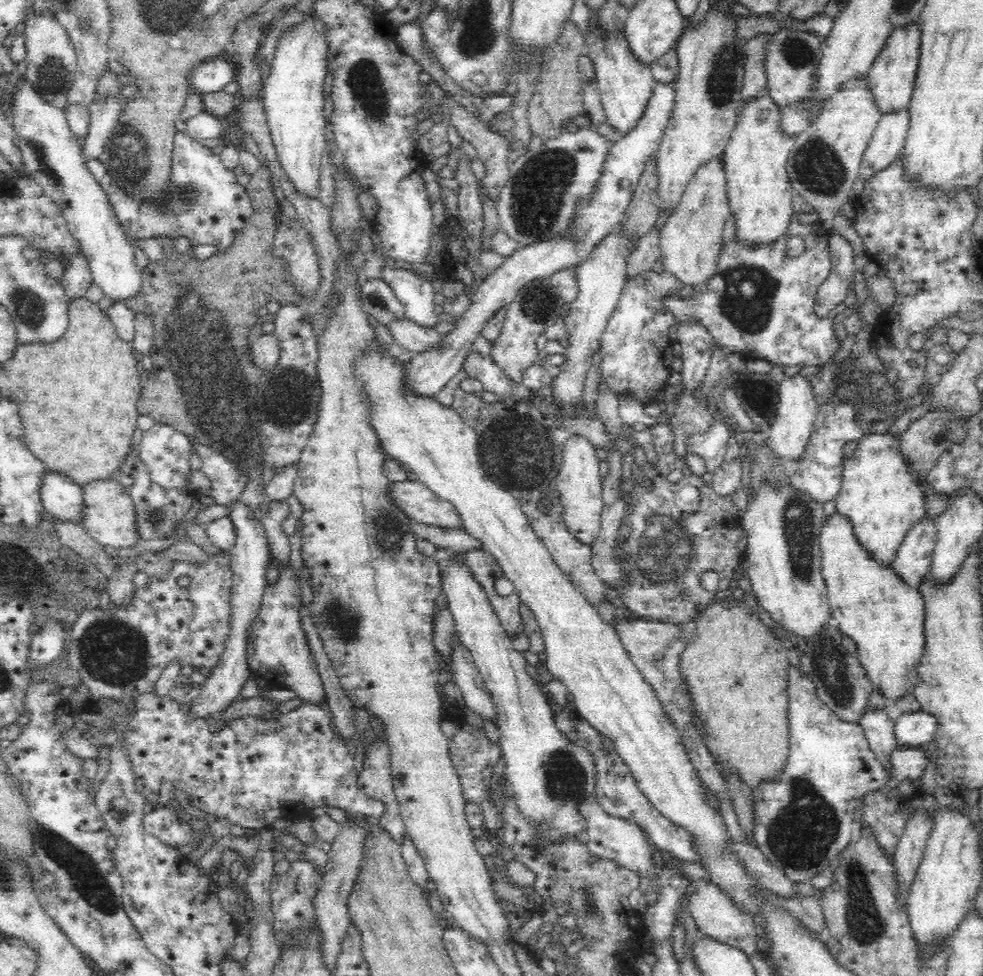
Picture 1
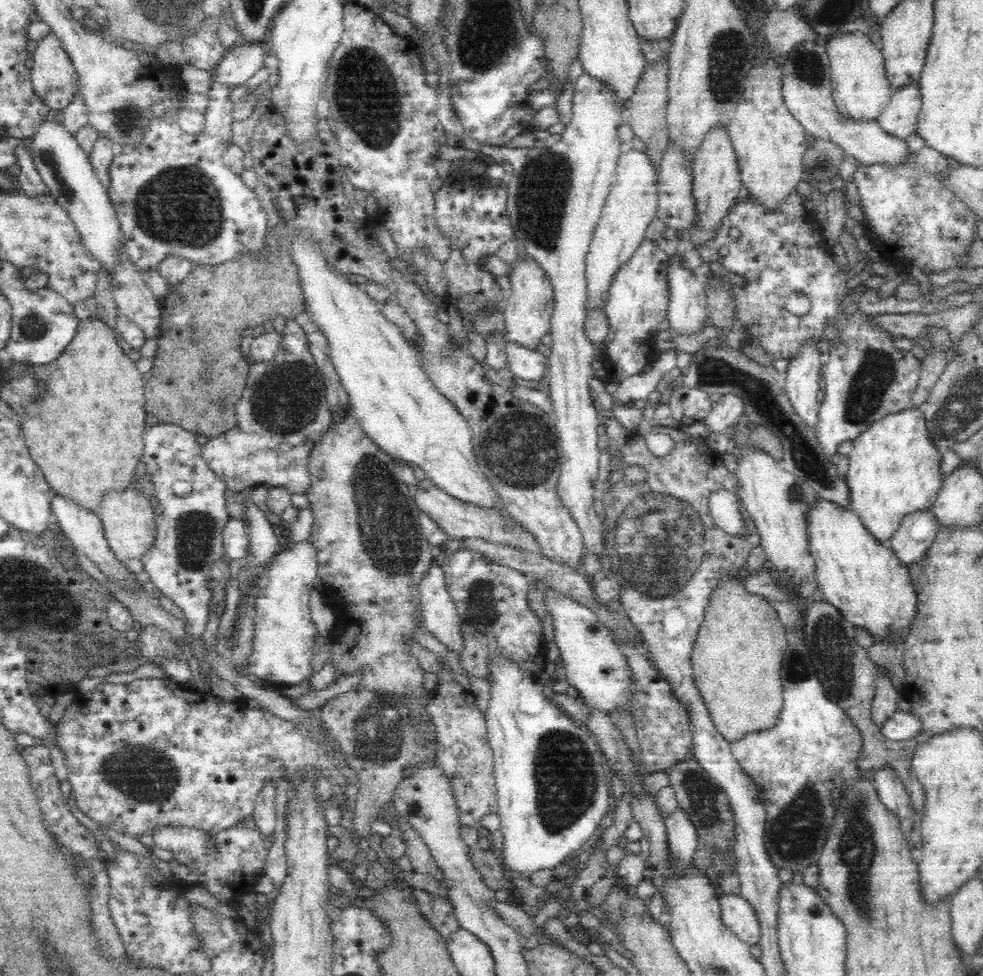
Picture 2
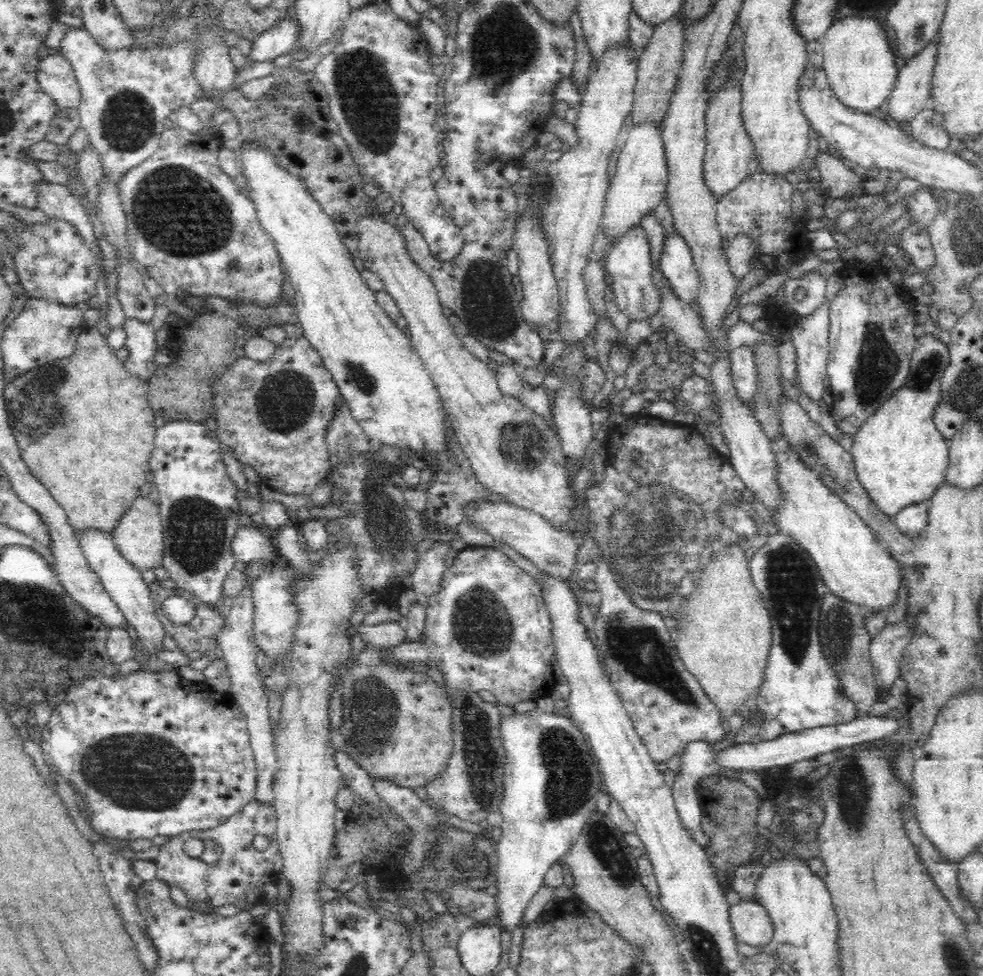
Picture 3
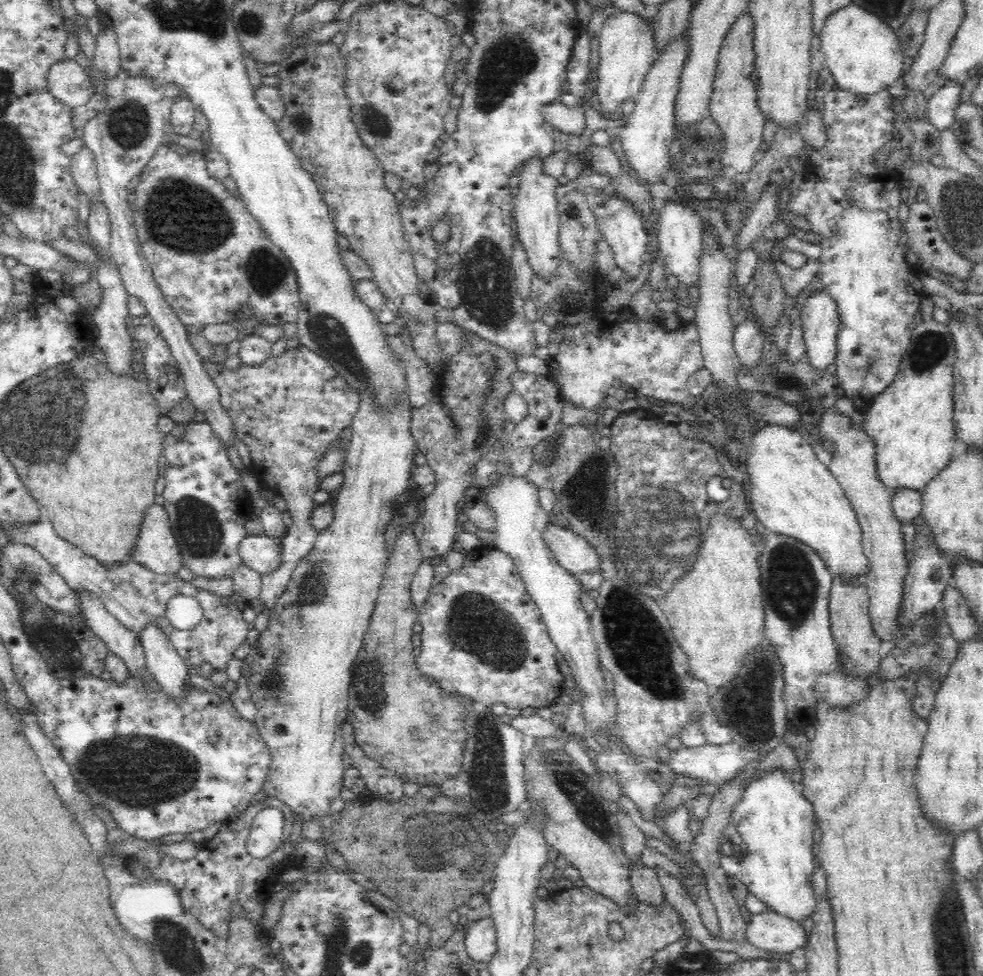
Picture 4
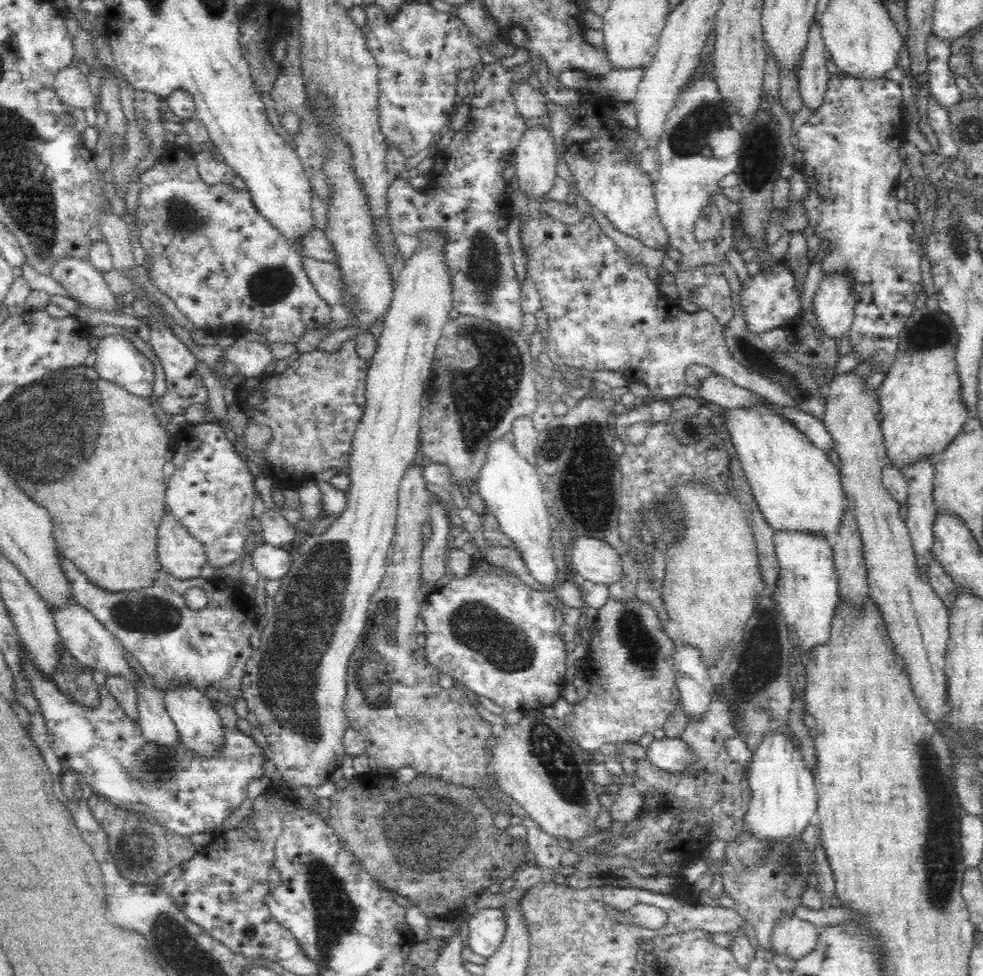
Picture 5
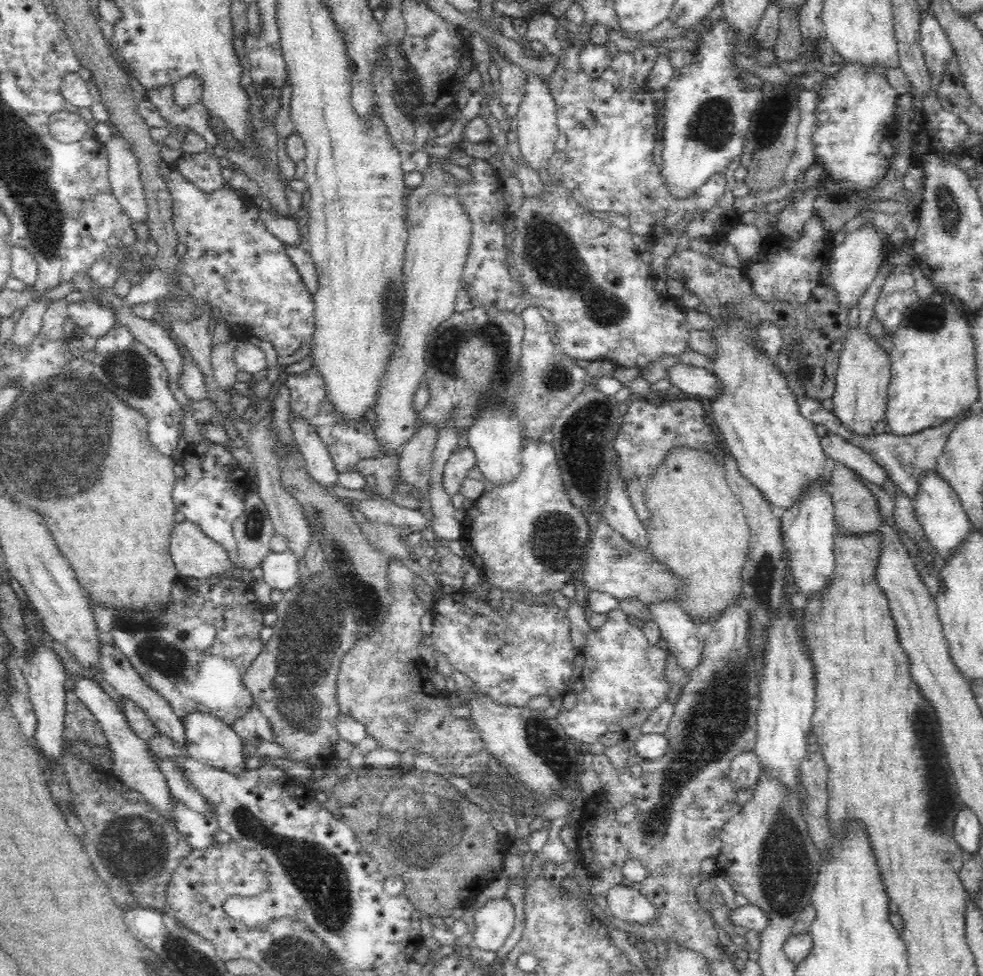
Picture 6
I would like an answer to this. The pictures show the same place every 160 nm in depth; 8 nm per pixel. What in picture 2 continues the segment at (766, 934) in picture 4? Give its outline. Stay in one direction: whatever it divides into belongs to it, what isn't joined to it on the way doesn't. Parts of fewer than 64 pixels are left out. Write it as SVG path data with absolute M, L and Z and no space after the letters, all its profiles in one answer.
M716 890L712 899L724 926L750 948L757 945L760 931L754 907L742 895L730 892Z

